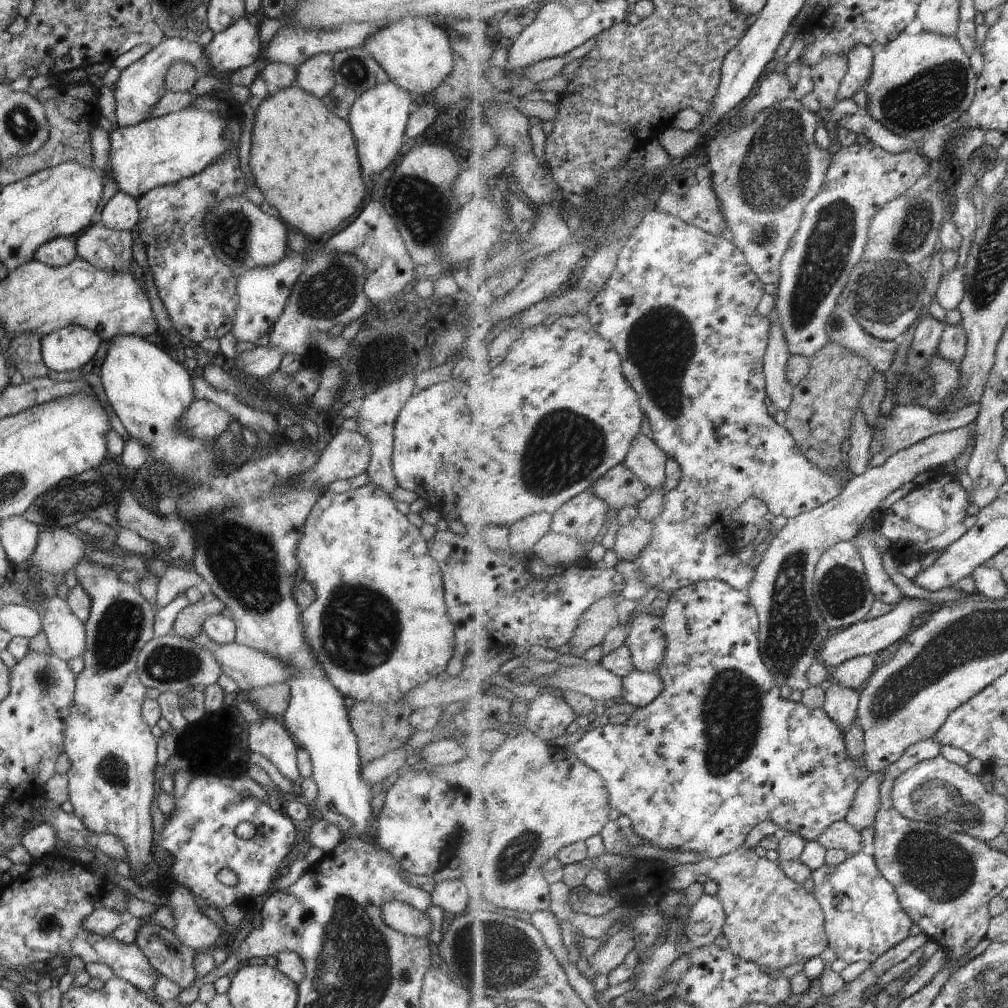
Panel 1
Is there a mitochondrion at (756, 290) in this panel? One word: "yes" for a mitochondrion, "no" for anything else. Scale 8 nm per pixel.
no

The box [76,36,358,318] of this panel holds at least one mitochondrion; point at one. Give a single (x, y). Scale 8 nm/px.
(232, 230)

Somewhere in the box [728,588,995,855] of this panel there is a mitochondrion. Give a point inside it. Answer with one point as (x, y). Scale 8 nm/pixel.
(939, 799)

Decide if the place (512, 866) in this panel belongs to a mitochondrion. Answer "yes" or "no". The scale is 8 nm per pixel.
yes

